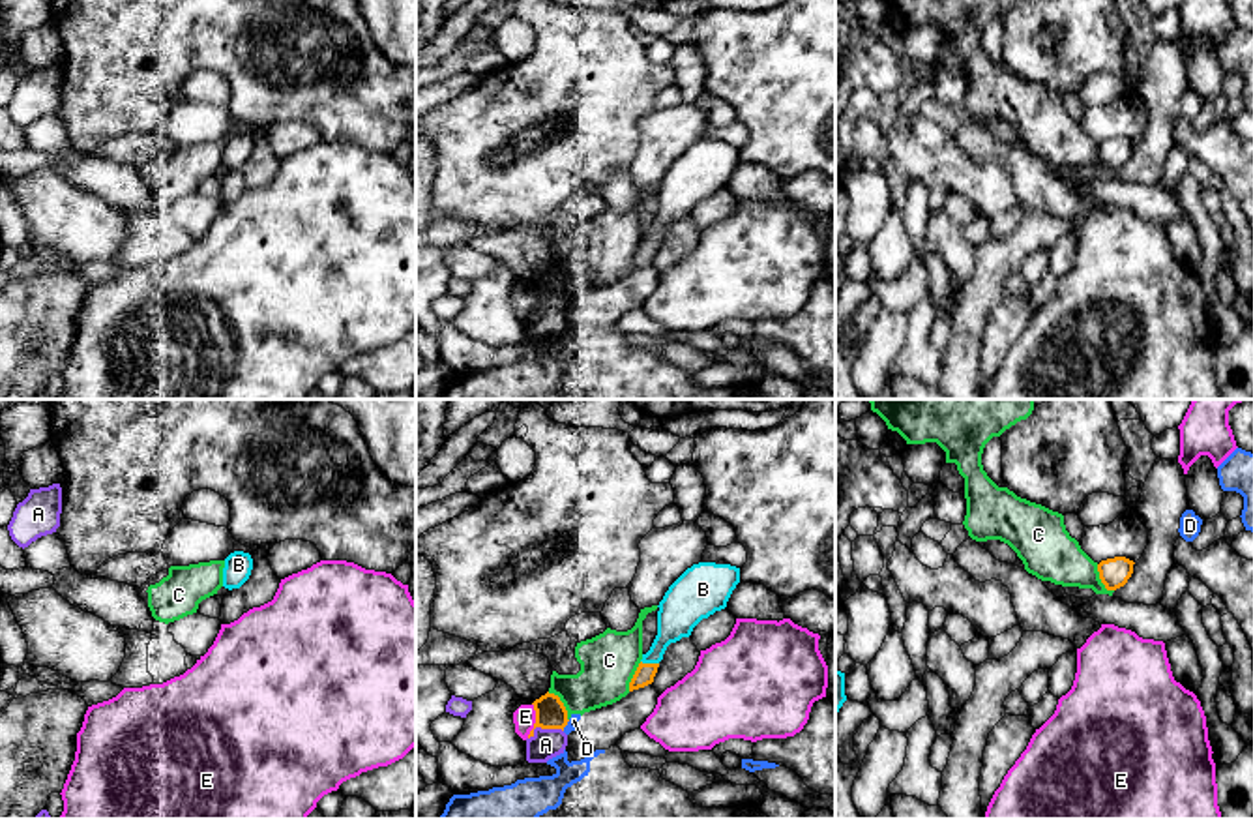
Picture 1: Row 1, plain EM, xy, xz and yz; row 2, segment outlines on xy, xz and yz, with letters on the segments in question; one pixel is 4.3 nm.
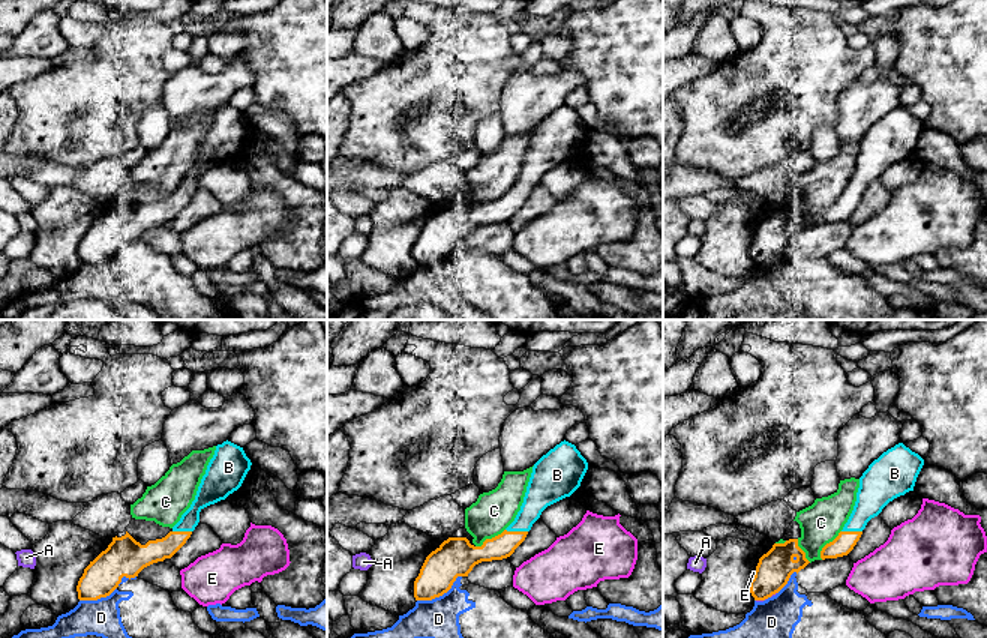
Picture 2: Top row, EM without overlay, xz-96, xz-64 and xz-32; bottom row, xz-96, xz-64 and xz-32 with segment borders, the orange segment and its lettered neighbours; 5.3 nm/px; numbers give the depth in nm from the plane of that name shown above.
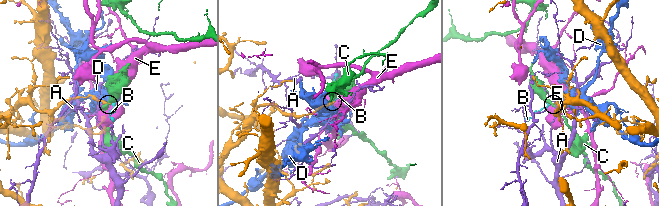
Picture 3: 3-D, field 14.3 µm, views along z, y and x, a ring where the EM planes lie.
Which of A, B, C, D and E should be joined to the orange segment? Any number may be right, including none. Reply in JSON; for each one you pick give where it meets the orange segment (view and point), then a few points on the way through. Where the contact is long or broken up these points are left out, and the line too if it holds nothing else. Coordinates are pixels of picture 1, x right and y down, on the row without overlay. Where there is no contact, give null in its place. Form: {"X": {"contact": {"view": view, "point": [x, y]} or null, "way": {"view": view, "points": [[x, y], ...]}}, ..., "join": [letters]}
{"B": {"contact": {"view": "xz", "point": [650, 244]}}, "join": ["B"]}

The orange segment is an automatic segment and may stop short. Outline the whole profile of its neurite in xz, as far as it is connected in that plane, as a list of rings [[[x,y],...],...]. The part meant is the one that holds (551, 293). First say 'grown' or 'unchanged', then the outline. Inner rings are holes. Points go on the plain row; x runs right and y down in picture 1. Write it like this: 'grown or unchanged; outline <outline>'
unchanged; outline [[[547,272],[539,279],[536,279],[532,285],[536,290],[534,309],[541,307],[541,309],[564,311],[569,300],[568,300],[568,290],[558,275]]]

